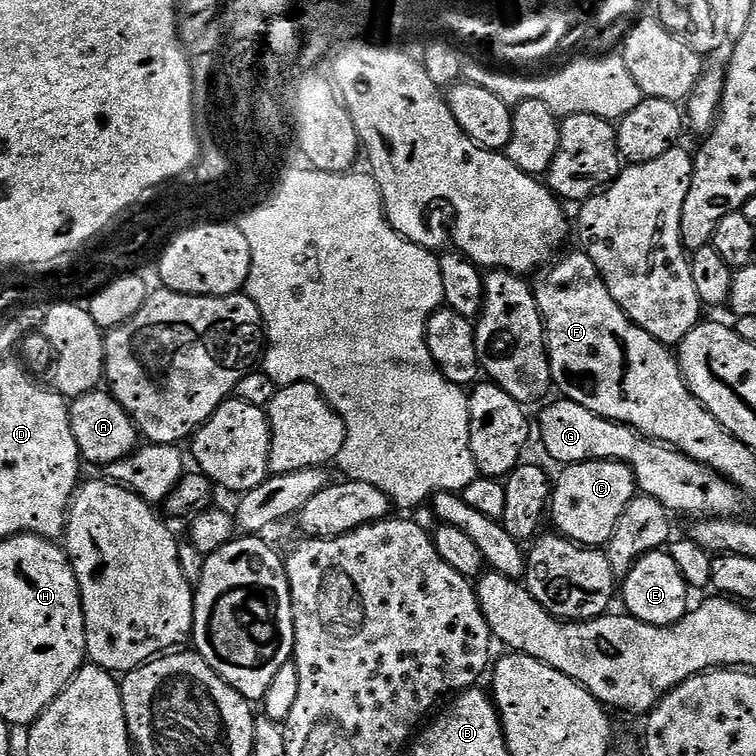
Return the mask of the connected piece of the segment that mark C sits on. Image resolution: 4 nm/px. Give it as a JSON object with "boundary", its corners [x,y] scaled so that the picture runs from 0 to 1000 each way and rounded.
{"boundary":[[[776,608],[769,614],[753,614],[741,631],[734,631],[728,668],[728,688],[735,692],[734,702],[774,725],[794,725],[803,721],[812,706],[828,669],[844,655],[841,630],[829,614],[816,608]]]}

